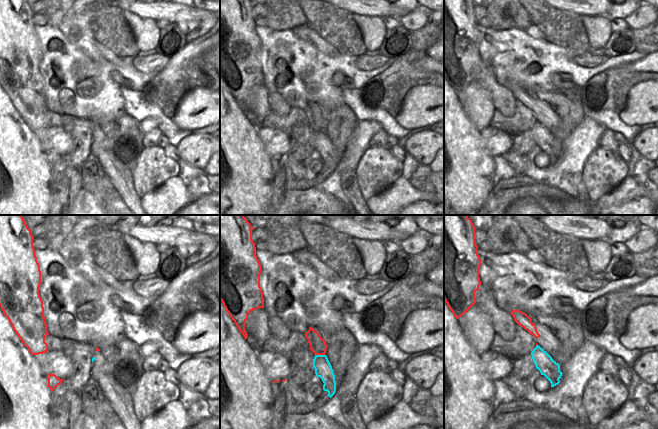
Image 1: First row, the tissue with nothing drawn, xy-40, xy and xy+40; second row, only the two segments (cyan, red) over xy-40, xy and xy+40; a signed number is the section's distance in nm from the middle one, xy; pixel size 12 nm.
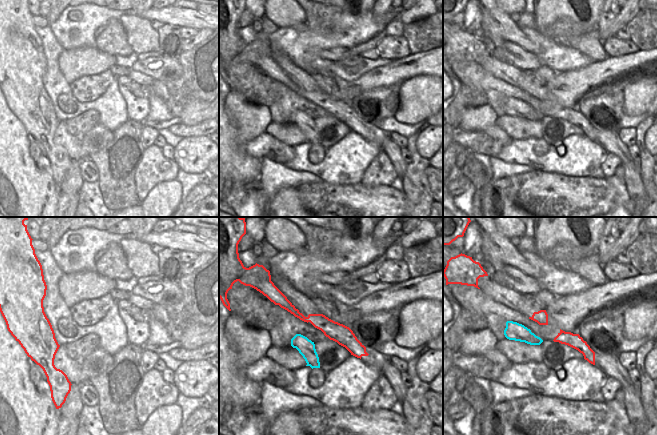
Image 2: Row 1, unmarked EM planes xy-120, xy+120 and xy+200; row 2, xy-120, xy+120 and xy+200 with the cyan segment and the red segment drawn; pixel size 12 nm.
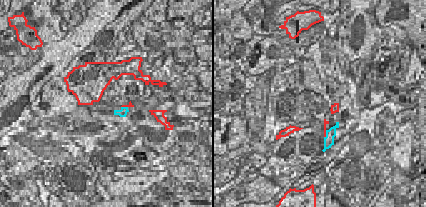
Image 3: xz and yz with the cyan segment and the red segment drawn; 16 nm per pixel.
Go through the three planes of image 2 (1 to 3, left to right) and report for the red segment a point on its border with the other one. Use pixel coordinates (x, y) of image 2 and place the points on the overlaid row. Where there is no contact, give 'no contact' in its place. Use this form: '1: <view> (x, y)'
1: no contact
2: no contact
3: no contact

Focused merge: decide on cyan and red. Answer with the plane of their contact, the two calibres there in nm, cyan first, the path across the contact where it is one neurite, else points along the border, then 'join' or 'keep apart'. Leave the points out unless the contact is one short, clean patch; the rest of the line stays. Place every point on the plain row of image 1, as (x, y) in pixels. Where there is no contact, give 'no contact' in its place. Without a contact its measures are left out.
contact in xy; calibres 220 and 190 nm; border xy (315, 130), (324, 131); keep apart

